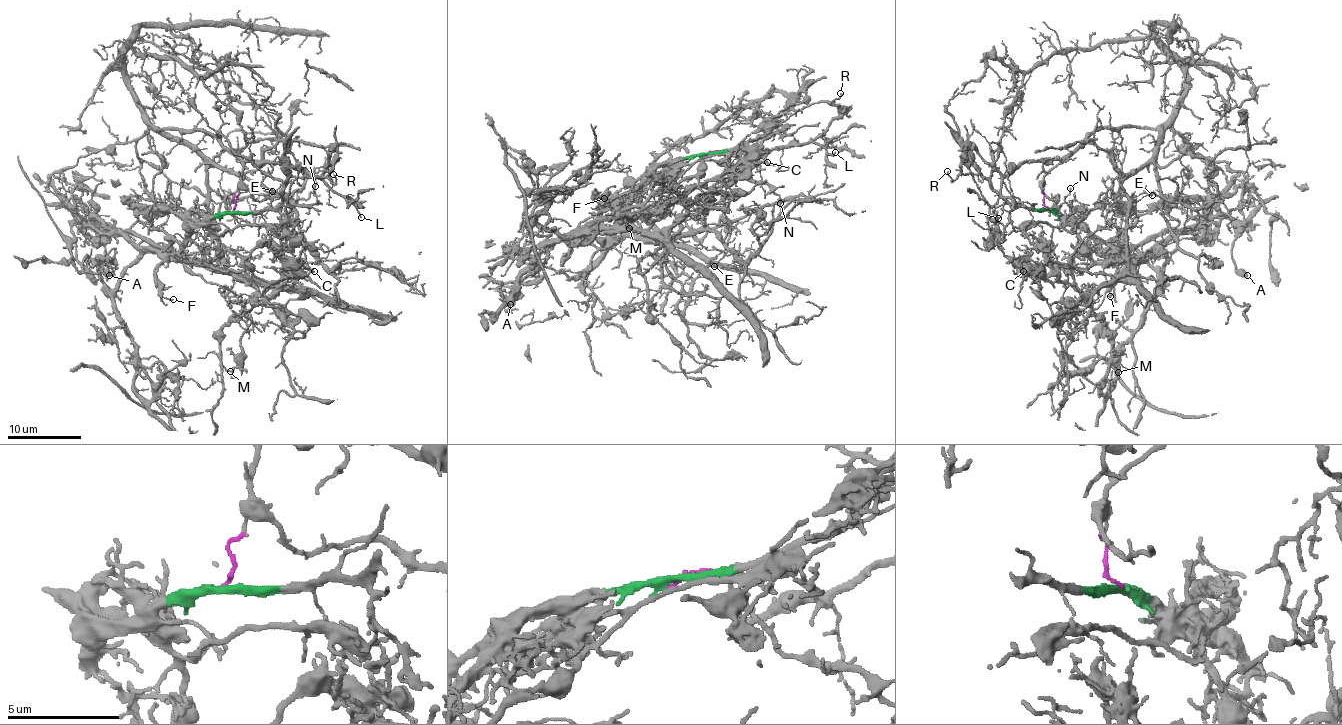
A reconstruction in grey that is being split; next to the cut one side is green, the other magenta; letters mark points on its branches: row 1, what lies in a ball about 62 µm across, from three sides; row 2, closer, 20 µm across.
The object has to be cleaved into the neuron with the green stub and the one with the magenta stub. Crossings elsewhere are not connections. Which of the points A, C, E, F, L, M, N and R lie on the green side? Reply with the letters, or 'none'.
A, C, F, M, R

